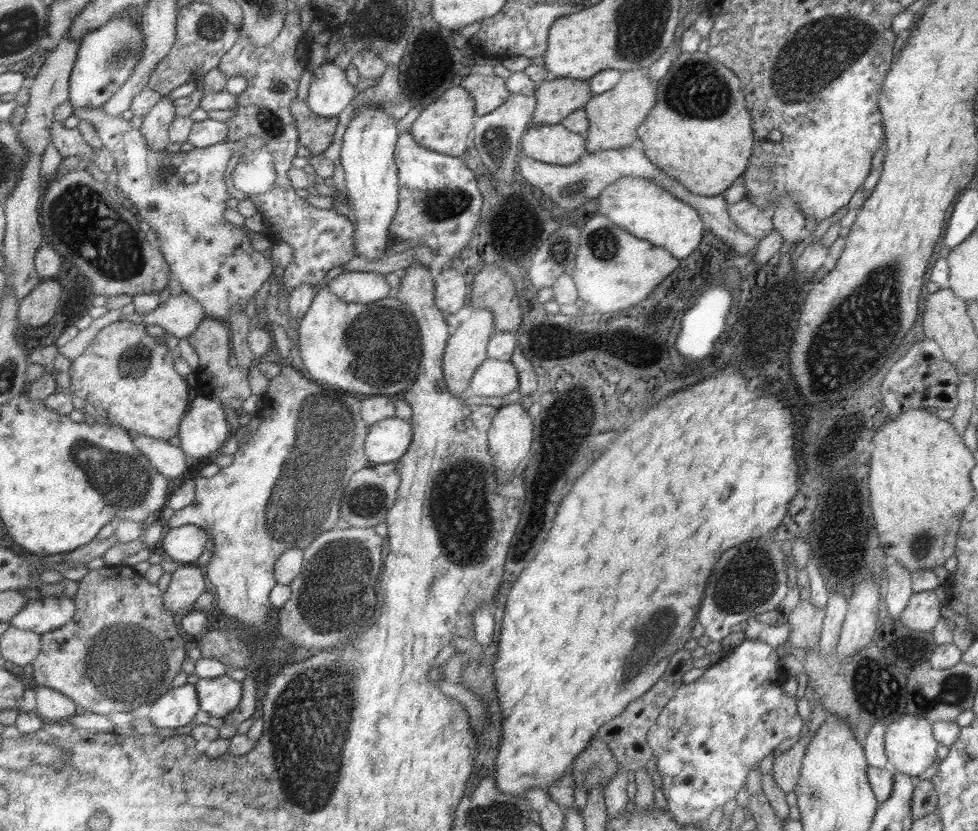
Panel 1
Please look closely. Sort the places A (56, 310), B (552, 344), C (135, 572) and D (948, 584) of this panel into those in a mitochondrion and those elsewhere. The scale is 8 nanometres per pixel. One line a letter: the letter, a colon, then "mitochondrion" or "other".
A: other
B: other
C: other
D: other

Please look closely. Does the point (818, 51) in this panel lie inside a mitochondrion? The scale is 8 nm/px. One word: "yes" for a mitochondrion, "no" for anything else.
yes

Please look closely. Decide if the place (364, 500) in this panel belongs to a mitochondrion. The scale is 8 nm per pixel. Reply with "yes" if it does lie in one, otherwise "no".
yes

